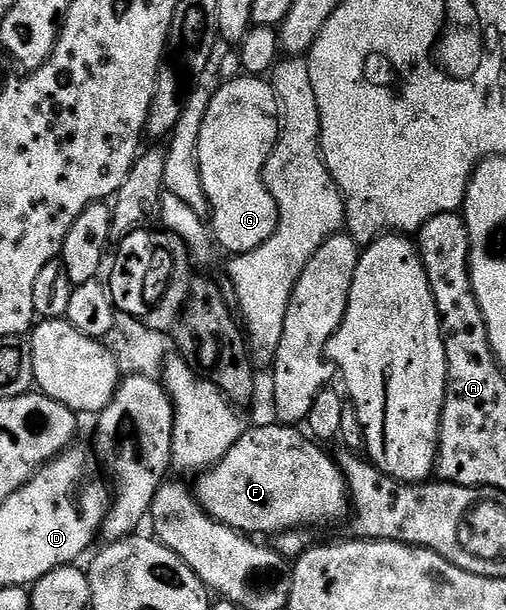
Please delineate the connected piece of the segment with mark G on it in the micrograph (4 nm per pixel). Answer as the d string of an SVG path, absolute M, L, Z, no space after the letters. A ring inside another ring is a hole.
M236 76L222 83L223 87L211 95L211 103L201 124L201 136L197 144L201 184L207 197L209 230L214 241L234 256L253 252L265 240L273 236L279 223L277 204L263 183L263 169L268 156L279 139L279 106L275 103L275 93L270 81L263 76Z

